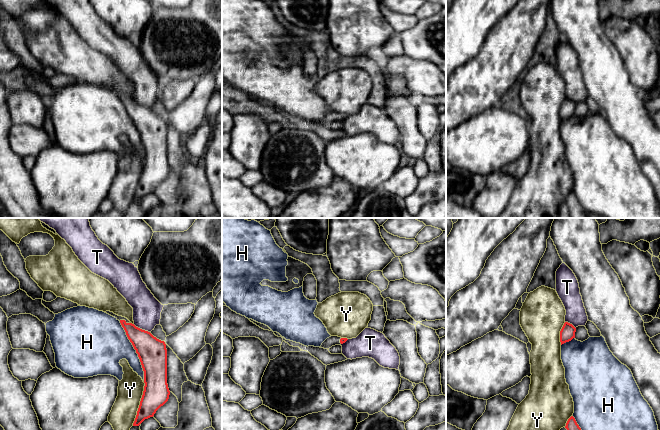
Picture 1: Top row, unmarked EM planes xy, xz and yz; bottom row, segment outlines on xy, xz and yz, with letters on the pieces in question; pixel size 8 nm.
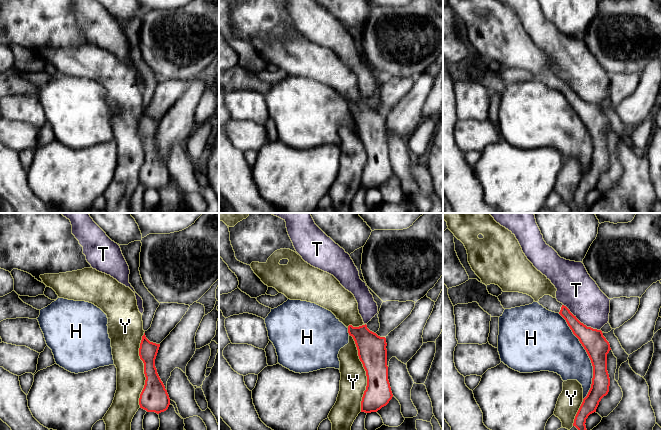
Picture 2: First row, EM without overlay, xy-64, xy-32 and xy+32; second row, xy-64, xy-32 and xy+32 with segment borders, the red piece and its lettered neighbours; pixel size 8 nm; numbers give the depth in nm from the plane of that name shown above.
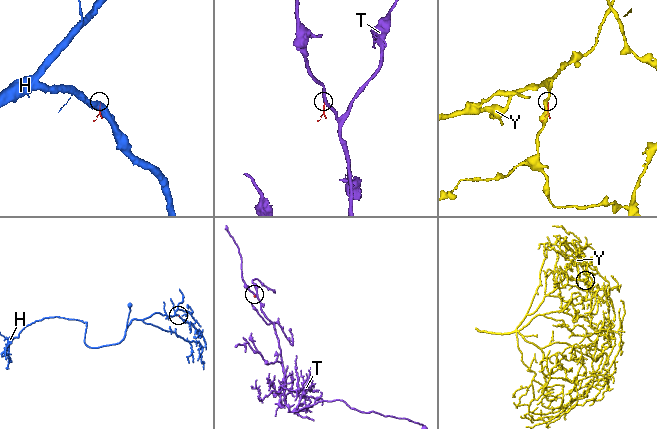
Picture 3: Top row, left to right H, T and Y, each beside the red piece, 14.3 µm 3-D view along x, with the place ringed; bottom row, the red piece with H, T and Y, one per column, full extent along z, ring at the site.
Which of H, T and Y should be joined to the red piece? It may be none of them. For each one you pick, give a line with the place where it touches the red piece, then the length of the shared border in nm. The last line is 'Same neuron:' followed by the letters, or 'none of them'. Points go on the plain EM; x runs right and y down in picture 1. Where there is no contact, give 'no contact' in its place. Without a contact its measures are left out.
Same neuron: none of them

